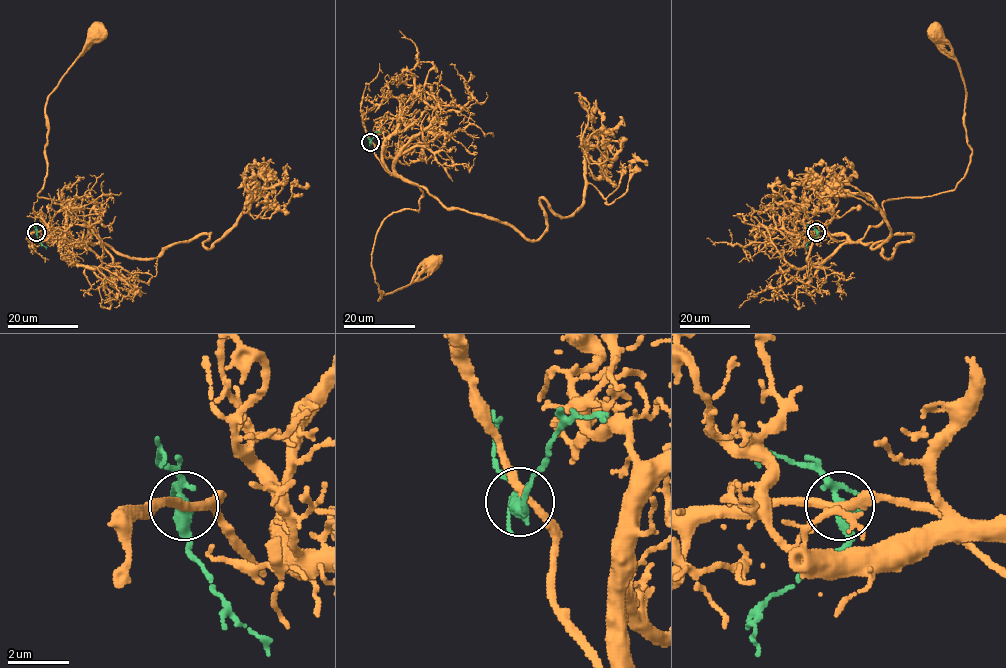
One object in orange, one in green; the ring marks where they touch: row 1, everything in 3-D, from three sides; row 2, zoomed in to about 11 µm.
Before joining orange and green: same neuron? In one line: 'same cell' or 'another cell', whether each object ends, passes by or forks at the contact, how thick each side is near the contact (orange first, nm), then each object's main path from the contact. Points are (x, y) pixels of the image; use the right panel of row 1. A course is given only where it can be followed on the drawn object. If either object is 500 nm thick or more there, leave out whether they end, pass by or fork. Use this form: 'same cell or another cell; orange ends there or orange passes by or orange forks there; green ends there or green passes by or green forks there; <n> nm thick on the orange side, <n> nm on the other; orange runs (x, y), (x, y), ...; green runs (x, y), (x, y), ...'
another cell; orange passes by; green forks there; 260 nm thick on the orange side, 320 nm on the other; orange runs (815, 232), (859, 241), (882, 220), (885, 201), (952, 191), (963, 177), (971, 153), (964, 80), (935, 34); green runs (816, 232), (817, 235), (807, 243), (807, 249)

